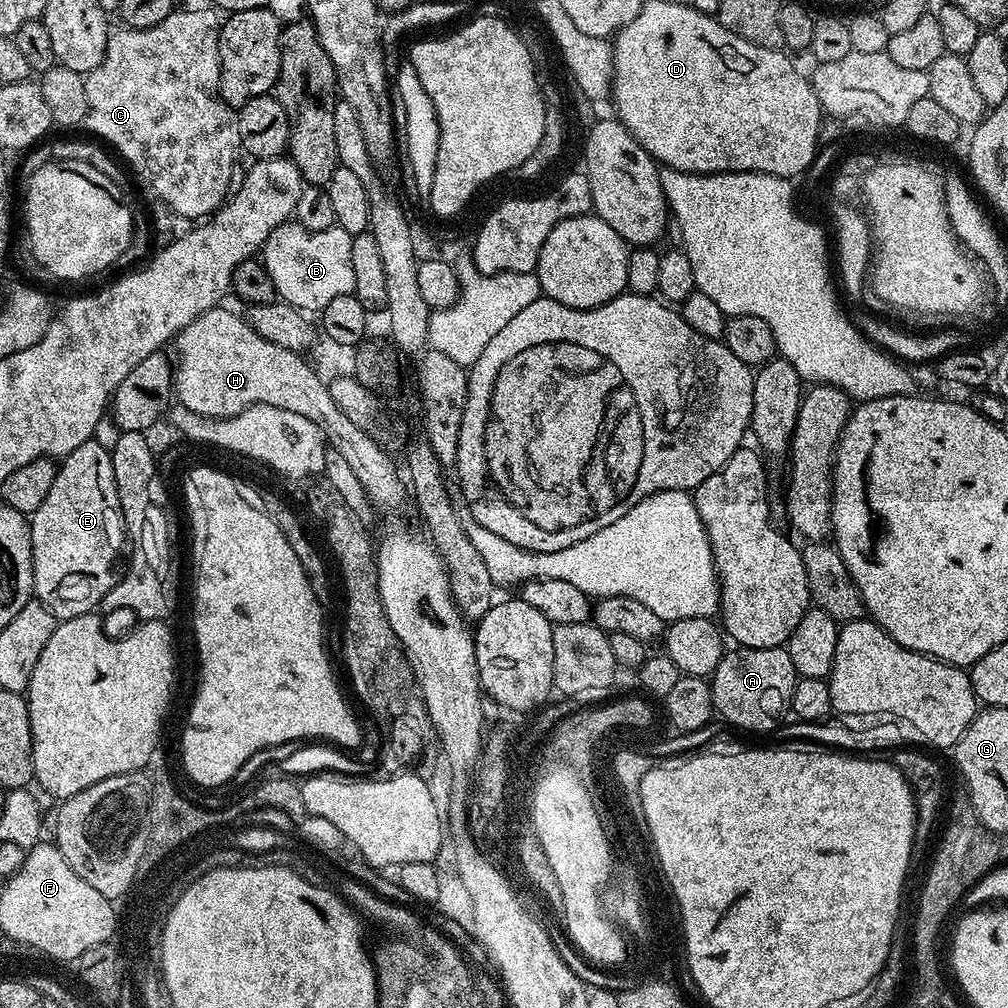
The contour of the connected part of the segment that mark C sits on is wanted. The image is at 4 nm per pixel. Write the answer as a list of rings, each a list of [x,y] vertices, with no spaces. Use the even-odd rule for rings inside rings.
[[[212,6],[209,8],[188,8],[185,12],[180,11],[172,11],[169,16],[162,18],[162,22],[158,22],[158,26],[150,26],[149,28],[120,26],[117,32],[115,29],[109,35],[106,54],[102,58],[102,62],[93,72],[84,76],[86,102],[88,103],[86,127],[88,126],[89,130],[93,132],[93,134],[91,133],[93,137],[101,136],[101,138],[96,138],[103,141],[105,145],[113,144],[120,151],[121,157],[119,156],[119,159],[121,161],[124,159],[160,195],[158,197],[163,203],[171,207],[174,212],[196,222],[201,218],[211,217],[212,213],[225,203],[230,195],[230,189],[233,187],[232,163],[236,160],[236,152],[238,153],[237,125],[234,123],[233,109],[228,107],[220,93],[221,17],[216,17],[218,15],[217,9]]]

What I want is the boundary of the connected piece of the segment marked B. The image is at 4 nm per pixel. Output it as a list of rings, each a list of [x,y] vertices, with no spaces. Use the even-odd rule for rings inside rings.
[[[295,222],[279,224],[264,239],[262,249],[262,263],[274,282],[277,297],[305,314],[320,314],[330,302],[334,302],[334,298],[353,295],[352,237],[346,230],[335,226],[311,232]]]

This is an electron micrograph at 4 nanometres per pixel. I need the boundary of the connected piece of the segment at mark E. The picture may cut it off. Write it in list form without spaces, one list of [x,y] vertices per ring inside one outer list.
[[[93,438],[82,442],[78,450],[74,450],[69,456],[63,457],[59,461],[54,486],[50,486],[50,494],[46,494],[46,499],[42,501],[42,506],[38,506],[36,512],[31,513],[30,523],[32,525],[32,565],[34,566],[34,586],[32,591],[35,599],[43,602],[46,610],[56,616],[57,621],[78,618],[82,614],[93,611],[101,603],[104,595],[117,584],[118,571],[116,567],[120,564],[120,555],[125,555],[124,540],[126,544],[126,529],[124,527],[124,515],[120,509],[120,499],[118,498],[118,486],[114,486],[114,466],[112,465],[112,453],[109,449],[101,446],[100,441]]]

